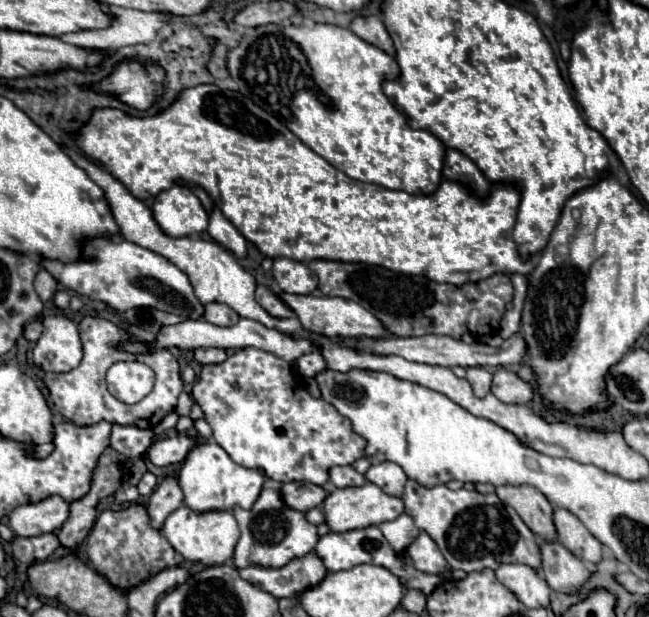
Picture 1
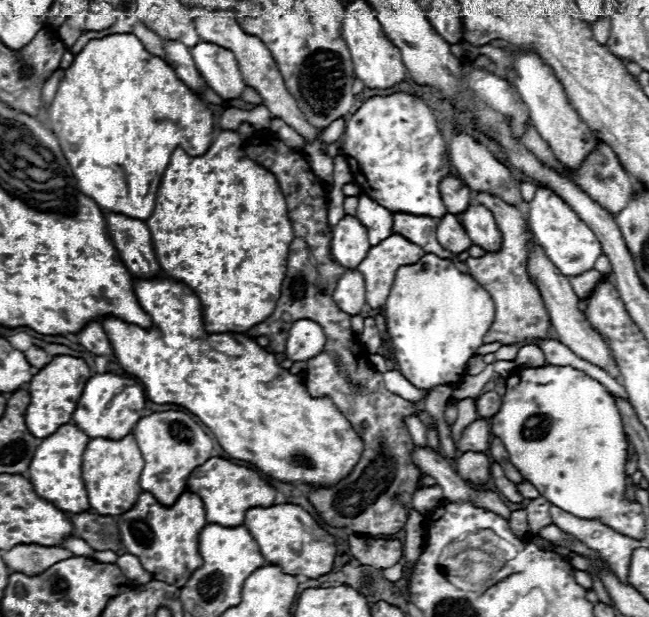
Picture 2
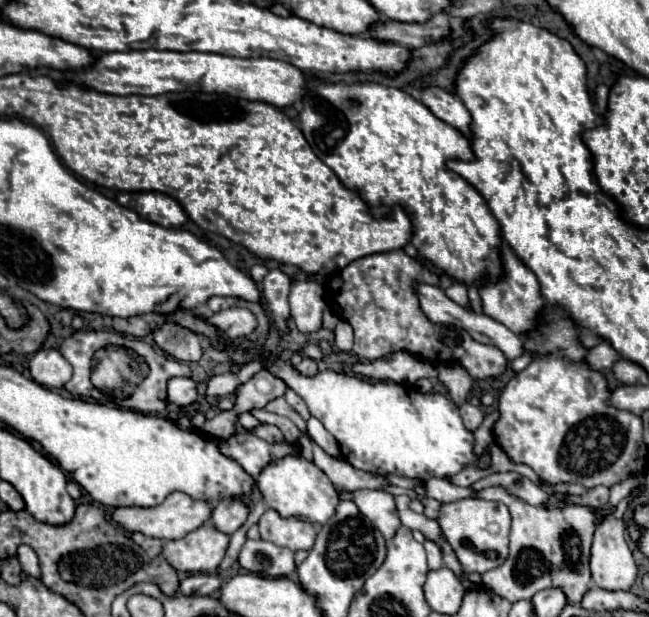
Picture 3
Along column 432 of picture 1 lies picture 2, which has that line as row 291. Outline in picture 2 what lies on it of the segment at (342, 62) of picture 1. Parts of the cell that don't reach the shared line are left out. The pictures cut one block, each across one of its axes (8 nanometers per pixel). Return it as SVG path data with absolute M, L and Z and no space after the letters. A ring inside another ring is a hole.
M170 278L134 280L134 292L142 306L152 316L152 330L122 322L118 318L104 318L102 328L110 338L118 364L140 378L146 396L156 404L178 404L198 416L216 436L230 458L246 460L260 472L280 482L302 482L314 488L336 486L358 464L364 442L350 426L346 416L334 406L328 396L312 398L300 376L282 368L274 354L266 352L258 342L246 334L208 334L202 324L200 300L194 292Z

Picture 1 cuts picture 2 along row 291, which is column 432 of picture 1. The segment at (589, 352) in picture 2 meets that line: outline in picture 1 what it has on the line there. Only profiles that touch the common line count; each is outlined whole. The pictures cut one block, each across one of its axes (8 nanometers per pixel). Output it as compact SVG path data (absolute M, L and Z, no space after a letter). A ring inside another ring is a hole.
M420 532L418 538L406 548L412 558L414 568L428 572L428 574L442 574L446 570L446 560L442 558L436 542L426 534Z

